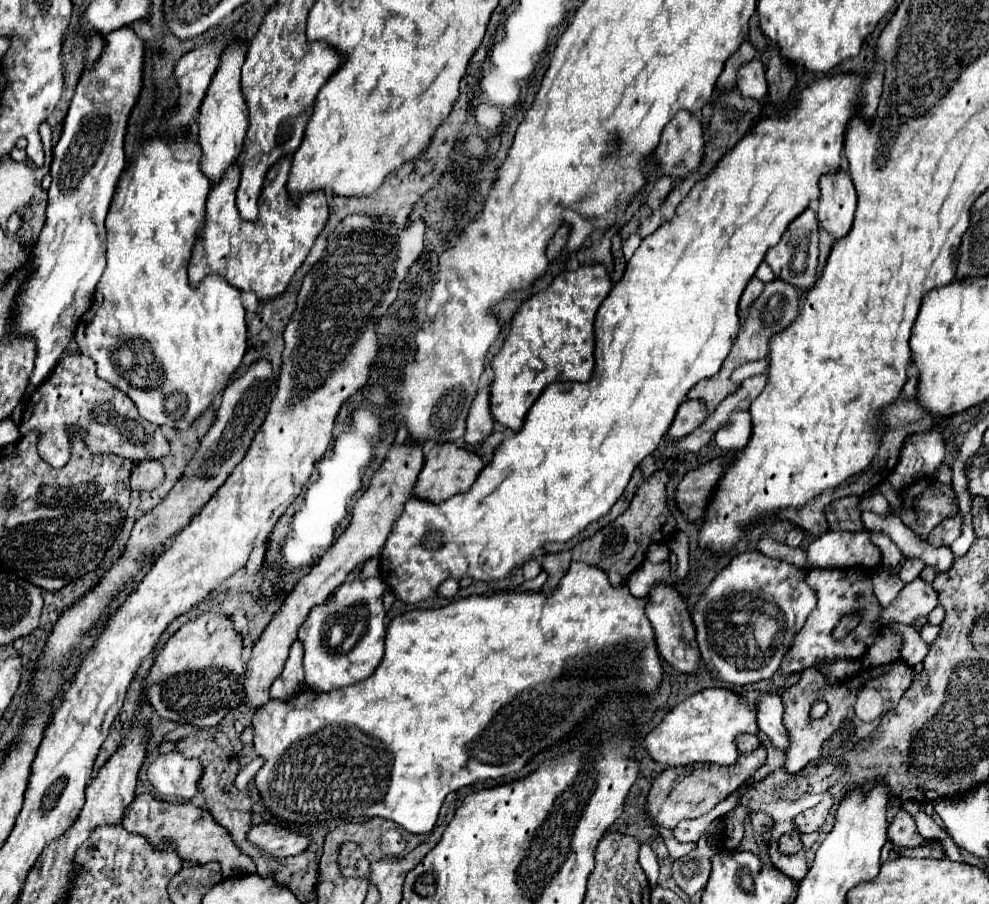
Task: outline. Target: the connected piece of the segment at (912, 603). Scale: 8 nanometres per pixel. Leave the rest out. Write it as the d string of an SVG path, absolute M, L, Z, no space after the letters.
M914 579L912 583L904 585L900 595L882 611L882 623L898 621L906 625L914 625L918 619L928 617L928 613L938 605L938 591L934 585L924 579Z

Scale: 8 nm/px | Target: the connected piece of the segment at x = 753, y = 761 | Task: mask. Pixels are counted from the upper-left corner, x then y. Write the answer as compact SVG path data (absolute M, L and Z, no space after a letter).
M760 747L752 753L744 753L738 757L740 763L734 763L730 767L718 767L718 765L710 765L710 763L696 763L688 769L684 767L668 767L664 769L652 783L650 793L646 795L646 803L644 803L644 815L650 819L650 823L658 825L658 827L668 827L674 829L678 821L682 819L696 819L700 815L706 815L708 811L712 811L720 801L724 801L736 787L740 787L744 781L748 781L756 769L764 763L766 759L766 749Z

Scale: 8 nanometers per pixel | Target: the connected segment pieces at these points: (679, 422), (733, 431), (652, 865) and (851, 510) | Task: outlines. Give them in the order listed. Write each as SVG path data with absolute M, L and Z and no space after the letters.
M686 399L680 407L678 407L678 413L674 417L674 423L668 431L668 439L672 441L678 441L682 437L686 437L688 433L692 433L694 429L698 429L704 419L708 417L708 409L706 405L698 399L698 401L692 401L692 399Z
M740 413L740 415L736 415L732 419L730 427L718 429L714 439L716 439L716 443L718 443L718 447L722 451L736 451L736 449L742 449L748 443L750 433L752 433L750 415L748 413Z
M651 841L644 843L639 849L639 863L644 869L650 887L655 887L658 884L659 863L658 858L650 847Z
M860 497L836 499L826 507L826 519L834 531L858 531L862 529L862 519L858 511Z

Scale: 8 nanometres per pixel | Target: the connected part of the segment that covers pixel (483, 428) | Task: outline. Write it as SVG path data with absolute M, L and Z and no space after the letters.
M486 371L482 377L482 387L478 389L478 395L470 407L470 415L466 421L466 435L464 435L464 443L474 445L484 441L492 431L494 431L494 419L490 415L490 381L492 381L492 373Z

